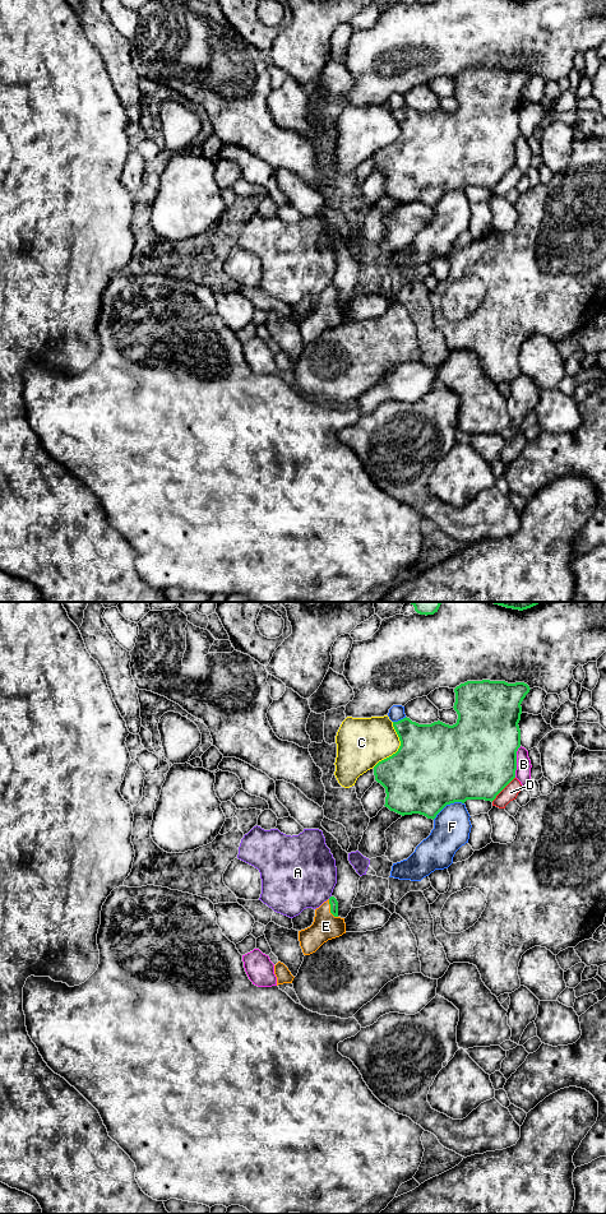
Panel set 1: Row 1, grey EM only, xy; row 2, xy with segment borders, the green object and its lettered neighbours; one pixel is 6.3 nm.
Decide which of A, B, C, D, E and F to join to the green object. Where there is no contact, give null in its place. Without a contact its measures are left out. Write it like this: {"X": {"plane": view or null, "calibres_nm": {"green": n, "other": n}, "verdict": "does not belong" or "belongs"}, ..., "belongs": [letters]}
{"A": {"plane": null, "verdict": "does not belong"}, "B": {"plane": "xy", "calibres_nm": {"green": 500, "other": 100}, "verdict": "does not belong"}, "C": {"plane": "xy", "calibres_nm": {"green": 500, "other": 320}, "verdict": "does not belong"}, "D": {"plane": "xy", "calibres_nm": {"green": 500, "other": 90}, "verdict": "does not belong"}, "E": {"plane": "xy", "calibres_nm": {"green": 50, "other": 170}, "verdict": "belongs"}, "F": {"plane": "xy", "calibres_nm": {"green": 500, "other": 240}, "verdict": "does not belong"}, "belongs": ["E"]}

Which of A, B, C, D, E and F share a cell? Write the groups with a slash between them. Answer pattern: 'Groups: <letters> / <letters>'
Groups: A / B / C / D / E / F

